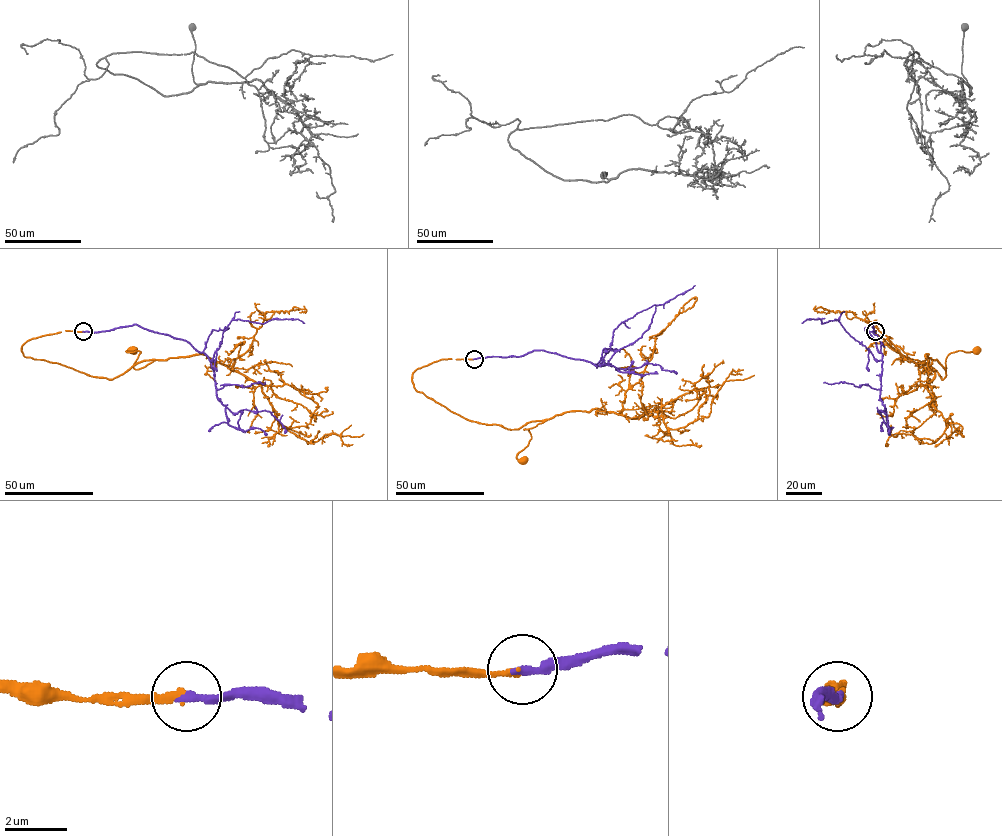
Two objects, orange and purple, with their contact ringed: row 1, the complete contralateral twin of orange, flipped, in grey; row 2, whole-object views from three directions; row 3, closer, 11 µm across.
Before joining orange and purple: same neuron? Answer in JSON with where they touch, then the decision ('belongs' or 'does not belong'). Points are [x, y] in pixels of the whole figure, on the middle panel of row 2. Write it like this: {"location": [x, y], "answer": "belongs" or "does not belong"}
{"location": [474, 359], "answer": "belongs"}

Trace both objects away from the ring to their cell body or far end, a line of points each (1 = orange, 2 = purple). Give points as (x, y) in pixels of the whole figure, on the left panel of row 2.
1: (83, 331), (33, 338), (21, 352), (111, 379), (153, 361), (135, 369), (141, 352), (126, 351), (133, 350)
2: (83, 331), (135, 324), (186, 340), (211, 360), (232, 320), (263, 324), (298, 319), (304, 323)

